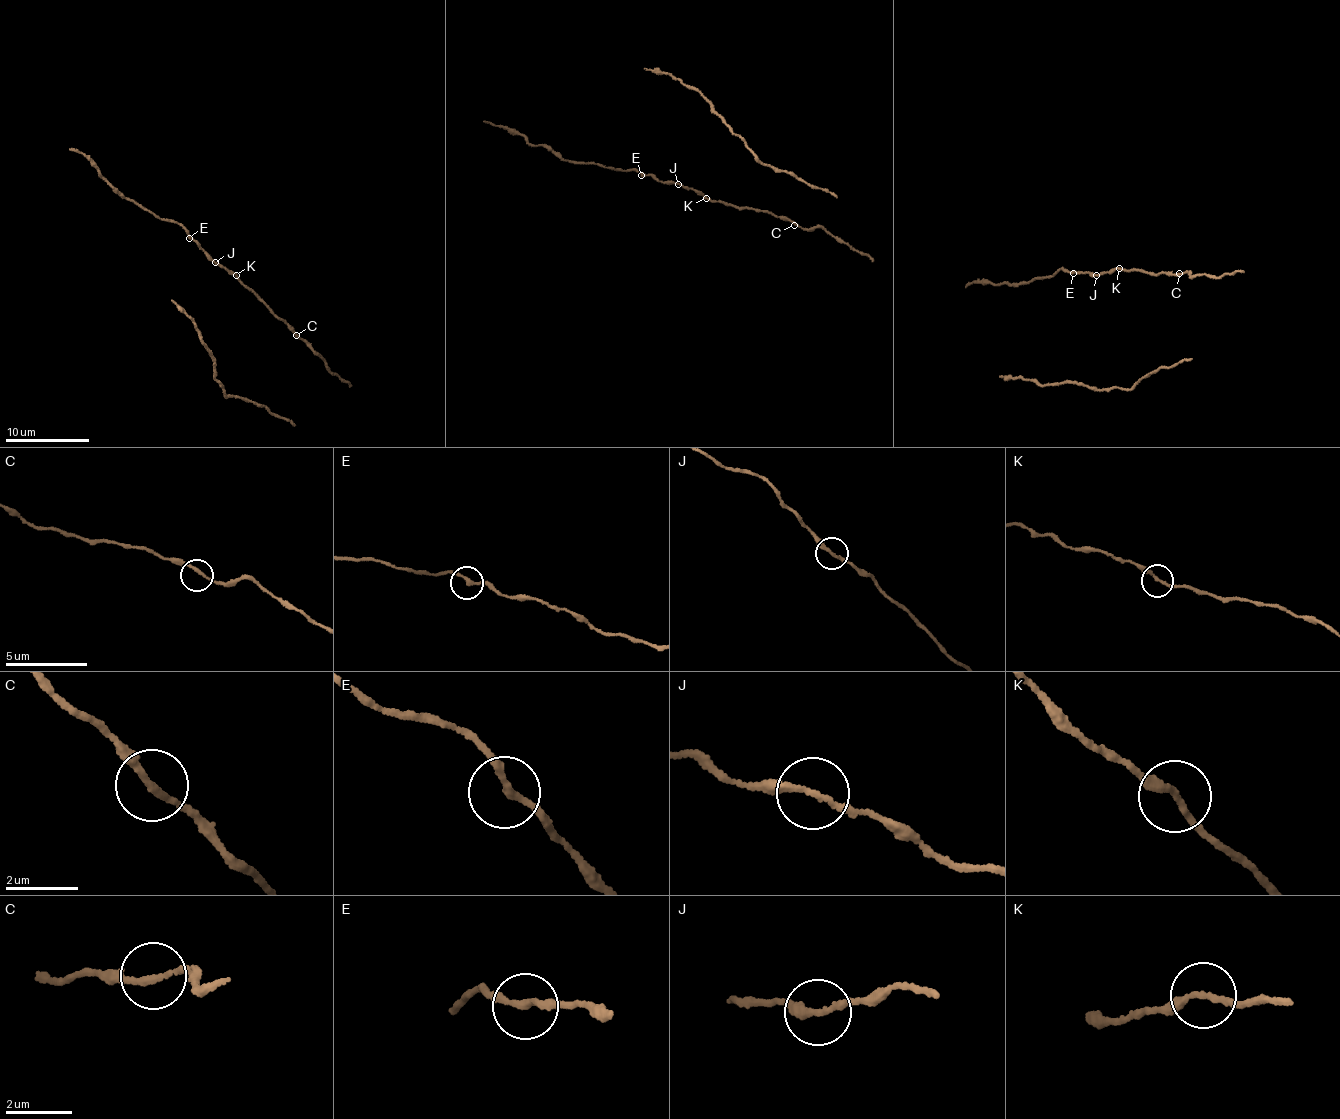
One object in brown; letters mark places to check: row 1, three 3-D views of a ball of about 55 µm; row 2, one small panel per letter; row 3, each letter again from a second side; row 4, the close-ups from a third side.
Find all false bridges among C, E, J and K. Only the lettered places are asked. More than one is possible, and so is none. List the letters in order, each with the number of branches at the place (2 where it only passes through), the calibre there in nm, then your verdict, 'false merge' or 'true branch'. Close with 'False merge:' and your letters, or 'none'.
C: branches 2; calibre 160 nm; true branch
E: branches 2; calibre 200 nm; true branch
J: branches 2; calibre 180 nm; true branch
K: branches 2; calibre 180 nm; true branch
False merge: none

